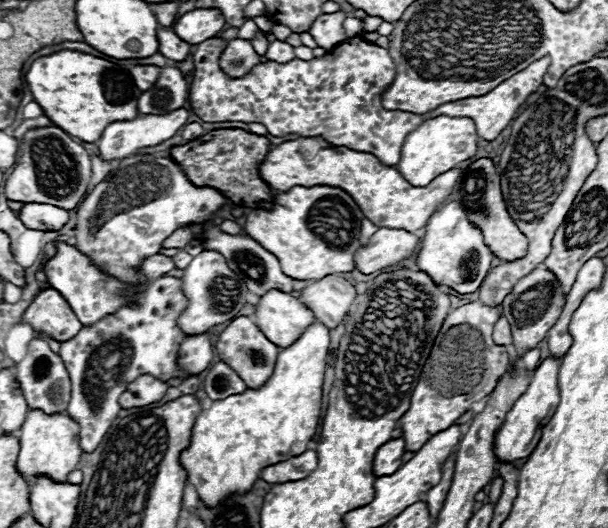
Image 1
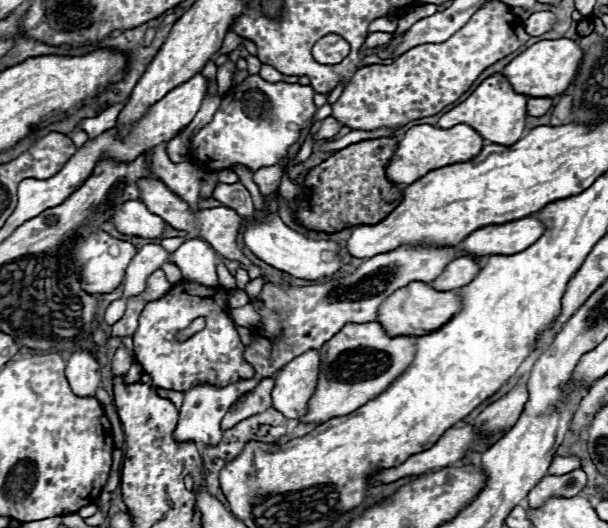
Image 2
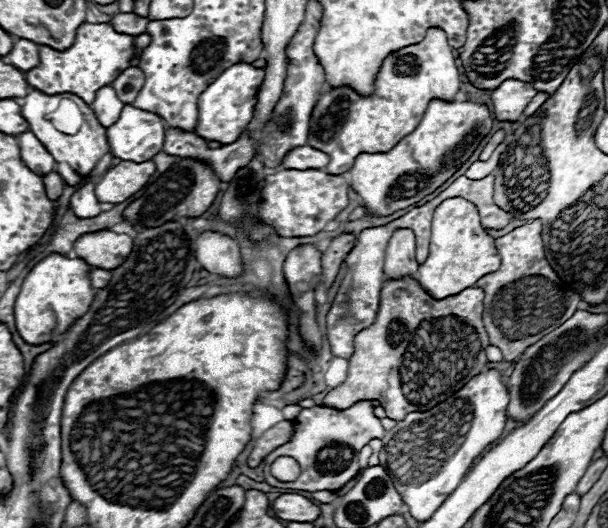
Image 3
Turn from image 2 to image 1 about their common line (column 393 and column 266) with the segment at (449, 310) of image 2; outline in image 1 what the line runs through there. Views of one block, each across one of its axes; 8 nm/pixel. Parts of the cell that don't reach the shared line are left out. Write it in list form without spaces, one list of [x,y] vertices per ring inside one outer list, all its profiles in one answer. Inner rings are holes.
[[[270,290],[256,304],[256,326],[260,326],[266,338],[280,348],[292,346],[292,342],[296,342],[314,322],[316,318],[310,308],[280,290]]]

